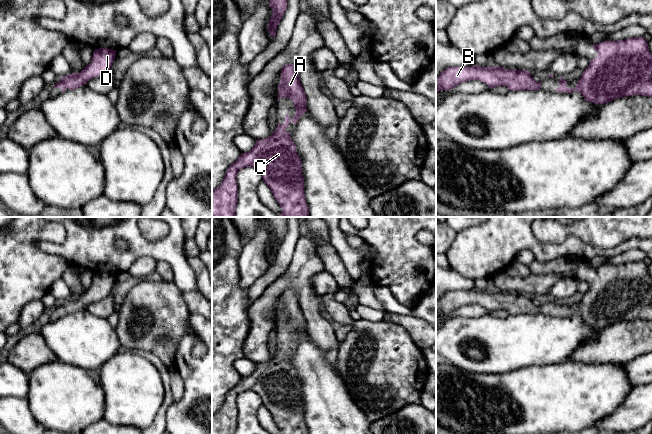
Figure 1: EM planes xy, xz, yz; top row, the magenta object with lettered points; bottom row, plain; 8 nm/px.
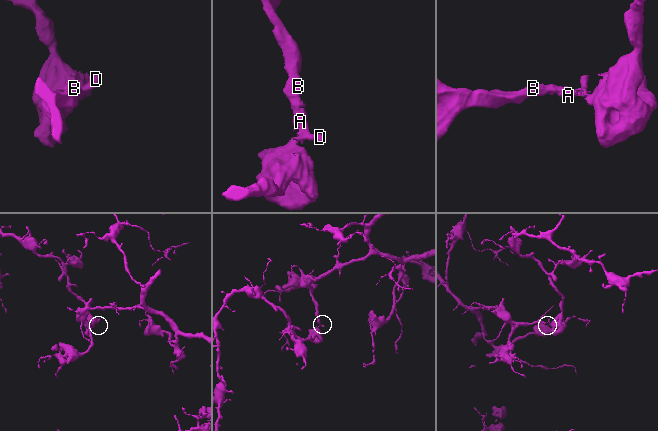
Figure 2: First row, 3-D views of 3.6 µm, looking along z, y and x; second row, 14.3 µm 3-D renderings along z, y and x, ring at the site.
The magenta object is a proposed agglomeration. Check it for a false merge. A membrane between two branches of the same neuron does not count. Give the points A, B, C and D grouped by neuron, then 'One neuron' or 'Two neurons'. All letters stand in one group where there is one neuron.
Groups: A B C D. One neuron

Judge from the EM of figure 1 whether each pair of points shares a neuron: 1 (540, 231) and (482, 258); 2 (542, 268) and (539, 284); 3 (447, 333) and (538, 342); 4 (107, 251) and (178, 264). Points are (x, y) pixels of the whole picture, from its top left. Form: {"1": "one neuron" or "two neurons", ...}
{"1": "two neurons", "2": "two neurons", "3": "one neuron", "4": "one neuron"}

